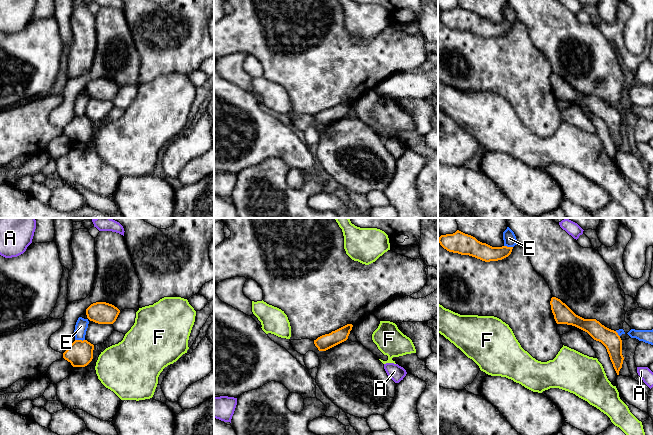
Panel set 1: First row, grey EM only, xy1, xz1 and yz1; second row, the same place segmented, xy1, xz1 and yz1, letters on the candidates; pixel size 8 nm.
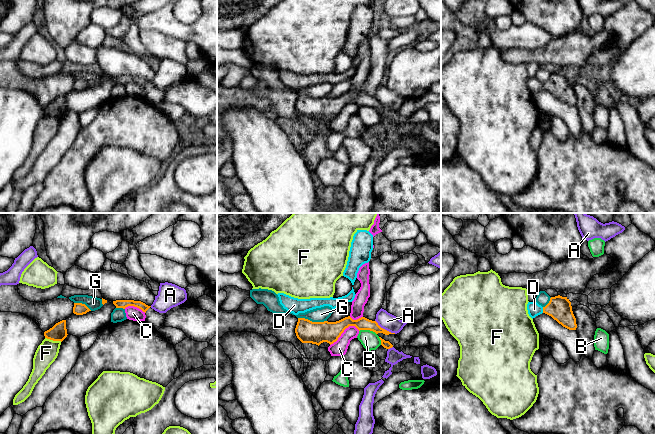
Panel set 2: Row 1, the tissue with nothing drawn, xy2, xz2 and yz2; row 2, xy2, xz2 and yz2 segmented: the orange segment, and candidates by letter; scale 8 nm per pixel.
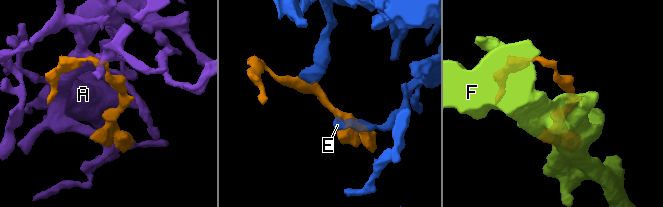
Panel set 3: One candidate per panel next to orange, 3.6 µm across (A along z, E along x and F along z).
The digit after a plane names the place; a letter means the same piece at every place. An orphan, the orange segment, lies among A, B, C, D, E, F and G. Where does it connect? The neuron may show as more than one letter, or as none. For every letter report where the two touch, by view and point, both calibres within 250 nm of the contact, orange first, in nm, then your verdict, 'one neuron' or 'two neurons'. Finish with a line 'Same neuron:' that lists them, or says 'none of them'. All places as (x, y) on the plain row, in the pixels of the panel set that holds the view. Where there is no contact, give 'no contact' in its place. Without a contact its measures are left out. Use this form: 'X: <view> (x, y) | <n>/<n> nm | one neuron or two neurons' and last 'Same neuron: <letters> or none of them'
A: xz2 (384, 105) | 100/140 nm | two neurons
B: xz2 (368, 105) | 110/150 nm | two neurons
C: xz2 (343, 107) | 180/130 nm | two neurons
D: yz2 (543, 86) | 190/110 nm | one neuron
E: xy1 (80, 116) | 200/100 nm | two neurons
F: xy2 (53, 116) | 140/170 nm | two neurons
G: xz2 (311, 97) | 180/110 nm | two neurons
Same neuron: D

